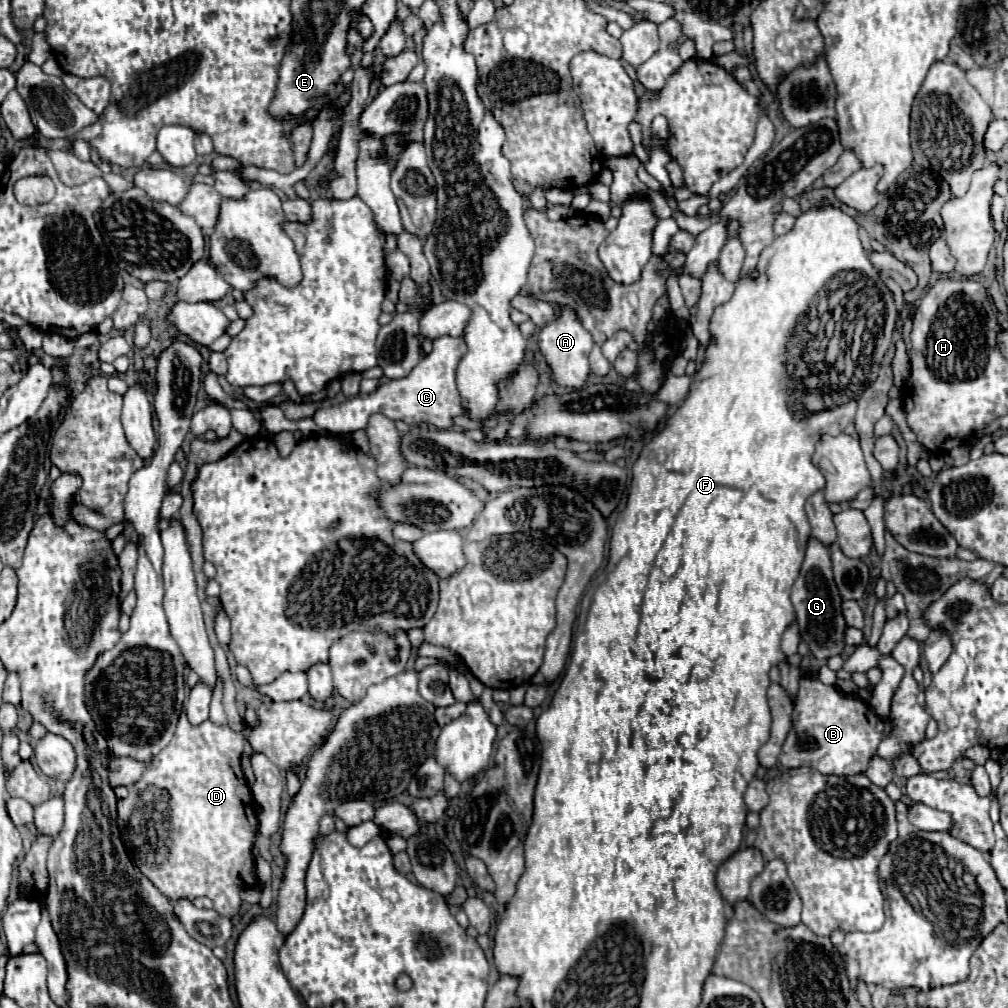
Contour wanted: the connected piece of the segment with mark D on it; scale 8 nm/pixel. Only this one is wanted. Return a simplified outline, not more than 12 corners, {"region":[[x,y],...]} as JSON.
{"region":[[182,714],[130,788],[166,790],[170,900],[226,918],[258,884],[256,802],[234,732]]}

